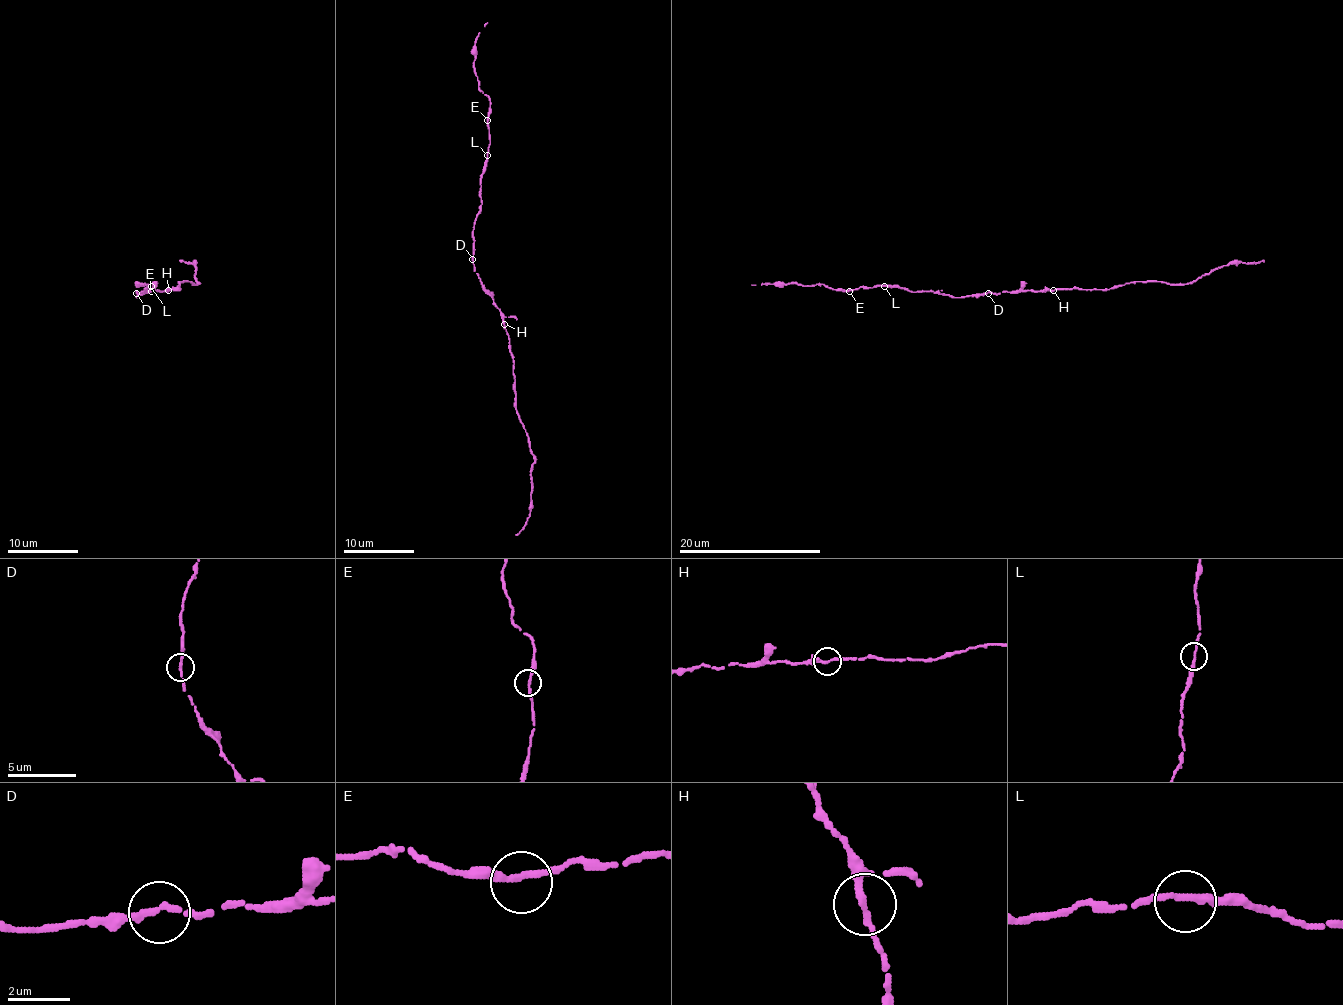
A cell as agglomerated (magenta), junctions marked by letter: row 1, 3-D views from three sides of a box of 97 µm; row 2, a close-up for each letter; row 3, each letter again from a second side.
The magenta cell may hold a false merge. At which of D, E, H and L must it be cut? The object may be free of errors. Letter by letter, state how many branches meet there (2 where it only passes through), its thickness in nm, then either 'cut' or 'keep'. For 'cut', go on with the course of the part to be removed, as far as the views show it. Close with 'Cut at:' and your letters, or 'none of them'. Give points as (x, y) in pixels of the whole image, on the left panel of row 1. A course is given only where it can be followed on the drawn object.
D: 2 | 220 nm | keep
E: 2 | 220 nm | keep
H: 2 | 220 nm | keep
L: 2 | 220 nm | keep
Cut at: none of them

